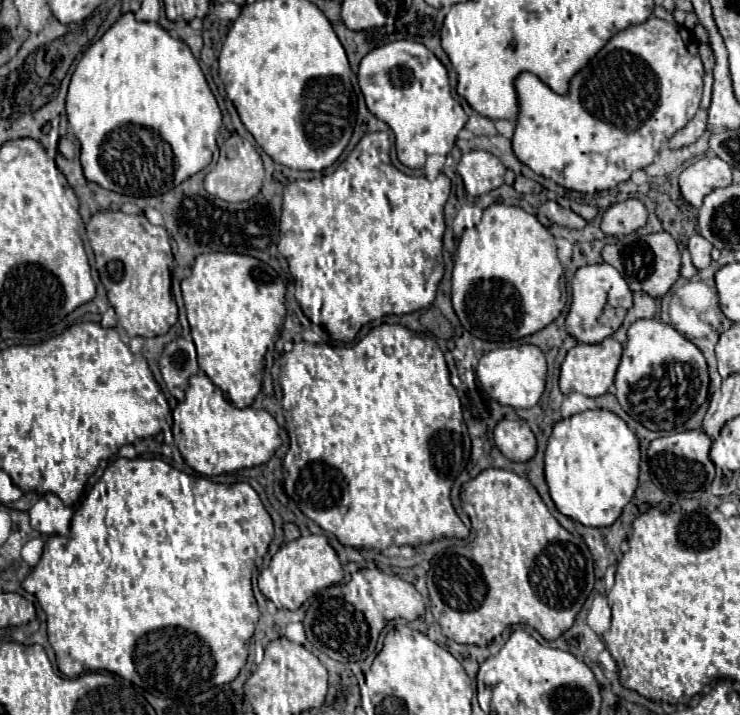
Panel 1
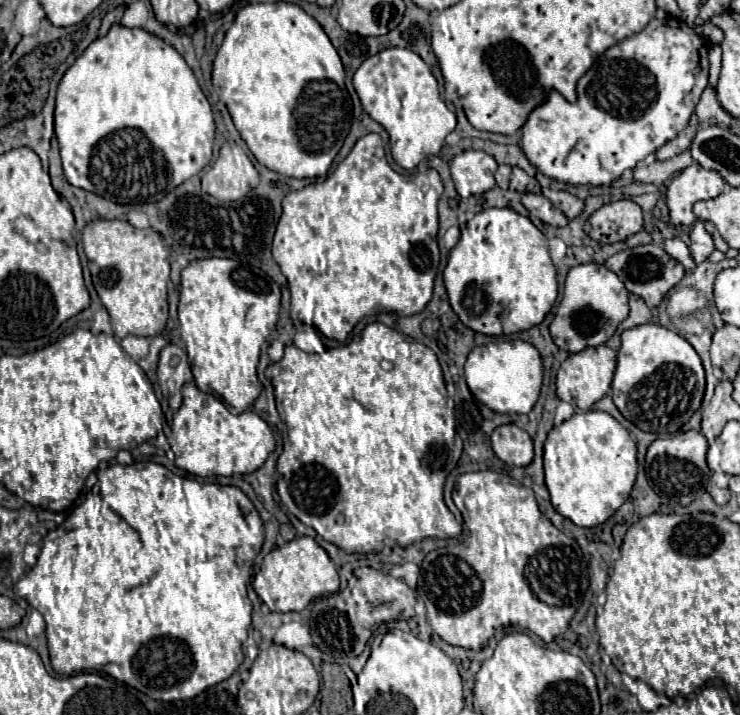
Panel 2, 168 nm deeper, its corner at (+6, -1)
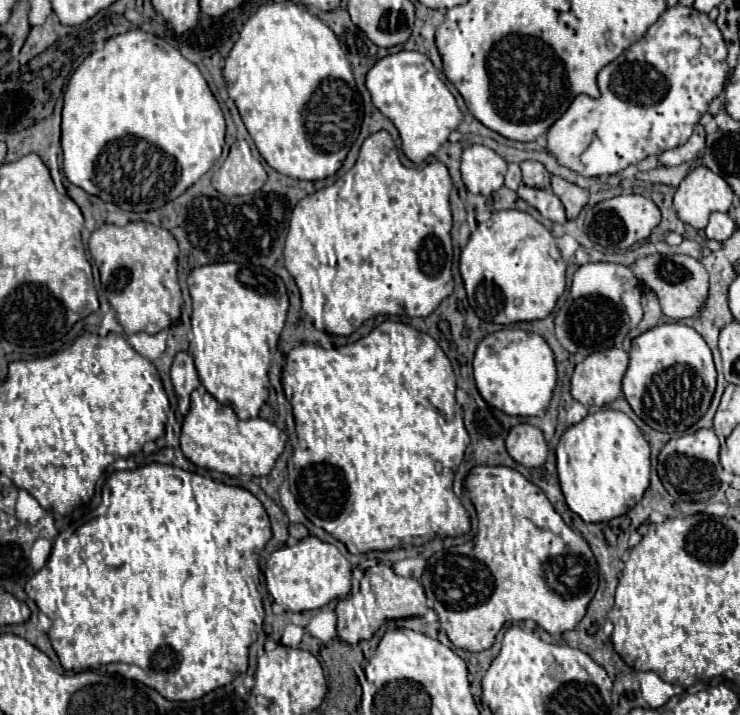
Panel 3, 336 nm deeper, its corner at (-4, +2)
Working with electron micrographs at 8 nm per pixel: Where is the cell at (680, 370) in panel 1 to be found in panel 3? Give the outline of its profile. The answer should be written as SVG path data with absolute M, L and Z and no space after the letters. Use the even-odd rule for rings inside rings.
M661 323L631 341L629 369L623 377L623 395L637 417L651 429L683 433L709 409L715 393L715 365L703 337L683 323Z

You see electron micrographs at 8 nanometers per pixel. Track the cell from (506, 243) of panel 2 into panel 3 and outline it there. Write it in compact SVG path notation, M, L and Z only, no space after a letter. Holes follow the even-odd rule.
M517 209L497 211L491 215L489 221L479 223L477 229L471 233L469 243L461 251L459 261L459 271L465 283L469 305L479 319L499 325L545 319L553 311L557 299L565 293L565 269L567 265L559 255L551 231L535 221L531 215Z

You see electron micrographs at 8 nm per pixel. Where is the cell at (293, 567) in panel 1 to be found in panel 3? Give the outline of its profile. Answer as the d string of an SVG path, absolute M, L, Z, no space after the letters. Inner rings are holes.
M309 535L295 545L283 545L271 553L265 565L265 581L277 605L285 611L301 613L345 597L351 591L351 565L335 545Z

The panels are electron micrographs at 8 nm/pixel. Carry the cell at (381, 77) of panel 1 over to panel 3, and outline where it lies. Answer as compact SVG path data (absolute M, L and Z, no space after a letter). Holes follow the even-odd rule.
M399 51L379 59L367 73L367 89L373 105L397 127L403 141L403 153L413 163L421 163L433 155L463 119L453 93L439 79L429 57L419 51Z

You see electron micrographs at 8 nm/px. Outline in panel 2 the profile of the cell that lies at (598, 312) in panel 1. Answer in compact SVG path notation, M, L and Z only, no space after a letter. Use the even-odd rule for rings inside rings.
M603 264L573 266L567 274L563 300L549 326L553 342L567 352L581 352L589 346L605 344L629 314L627 300L629 292L625 290L623 282Z

